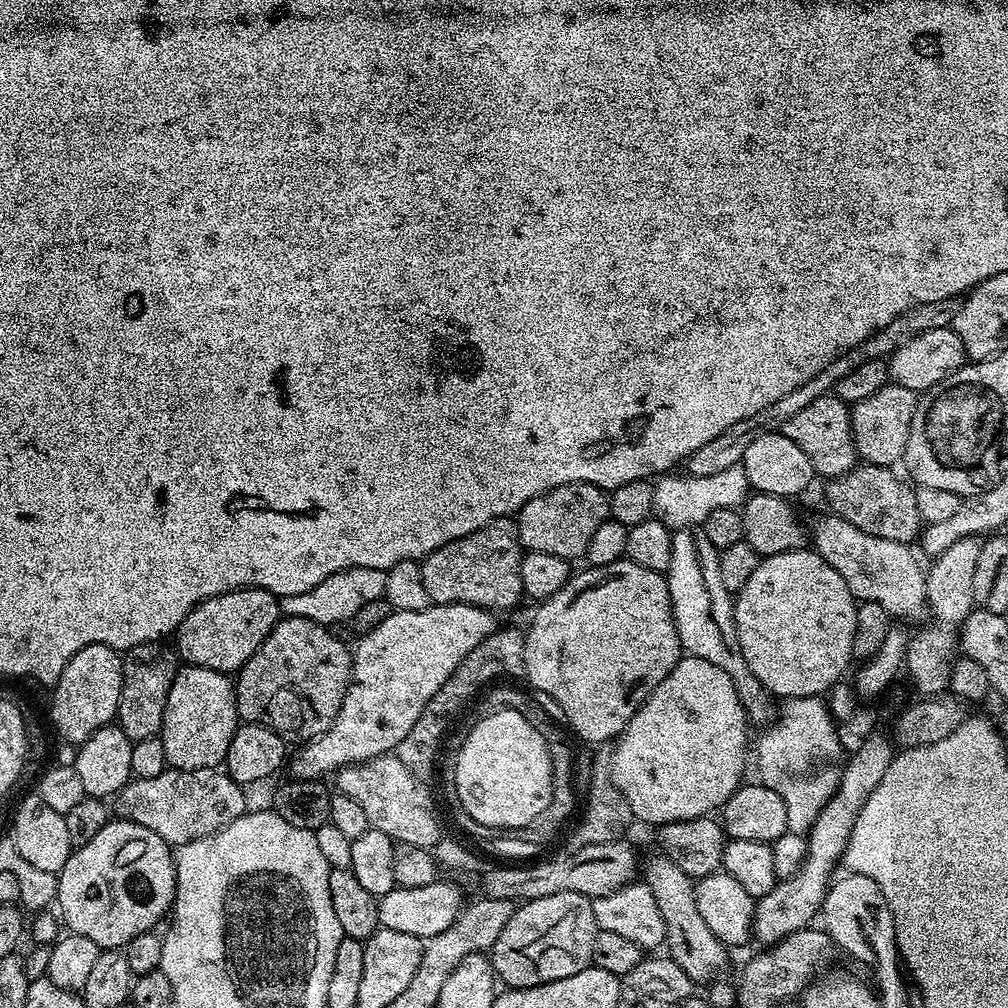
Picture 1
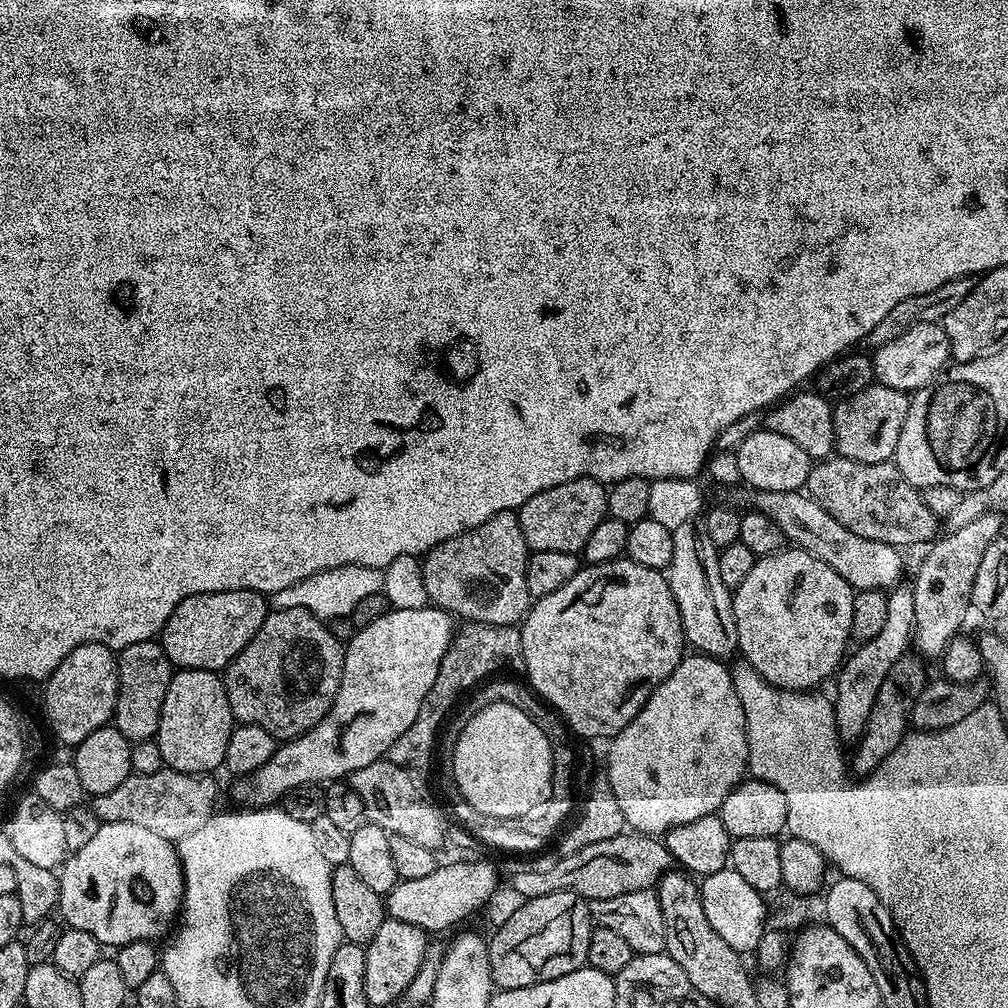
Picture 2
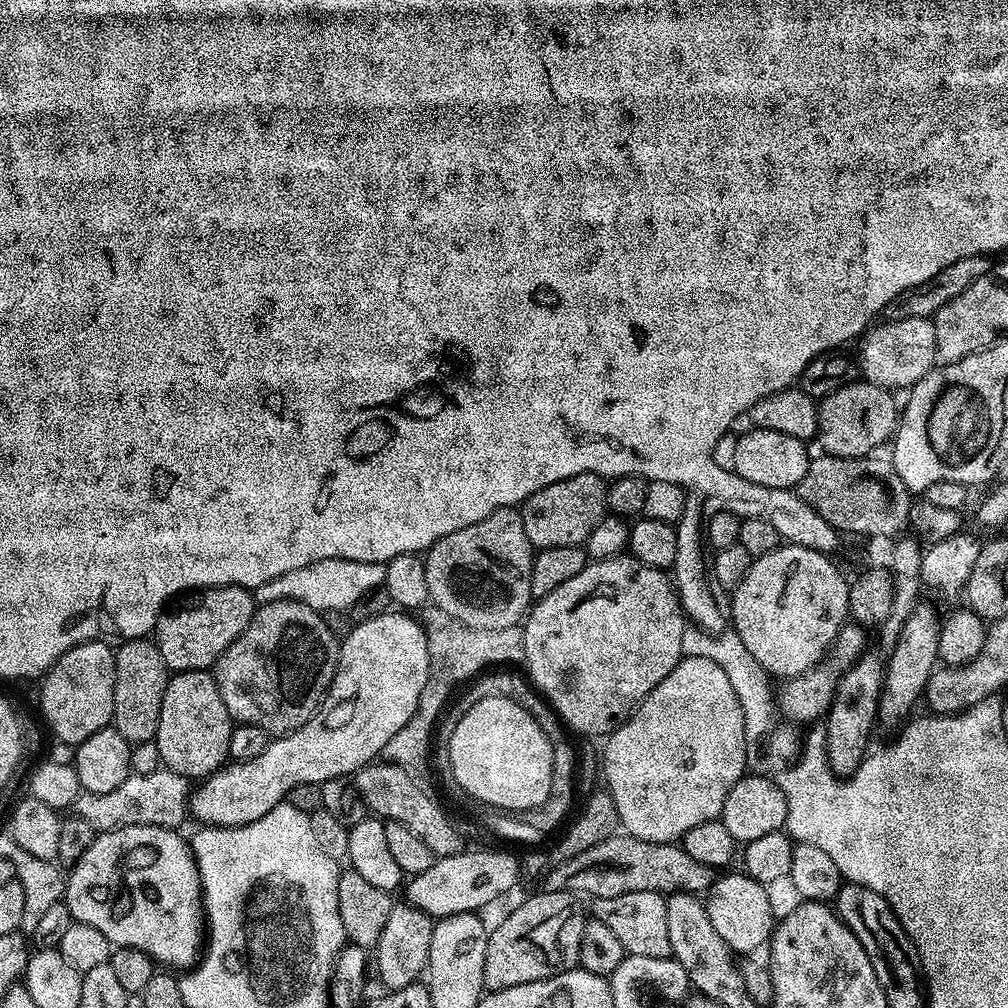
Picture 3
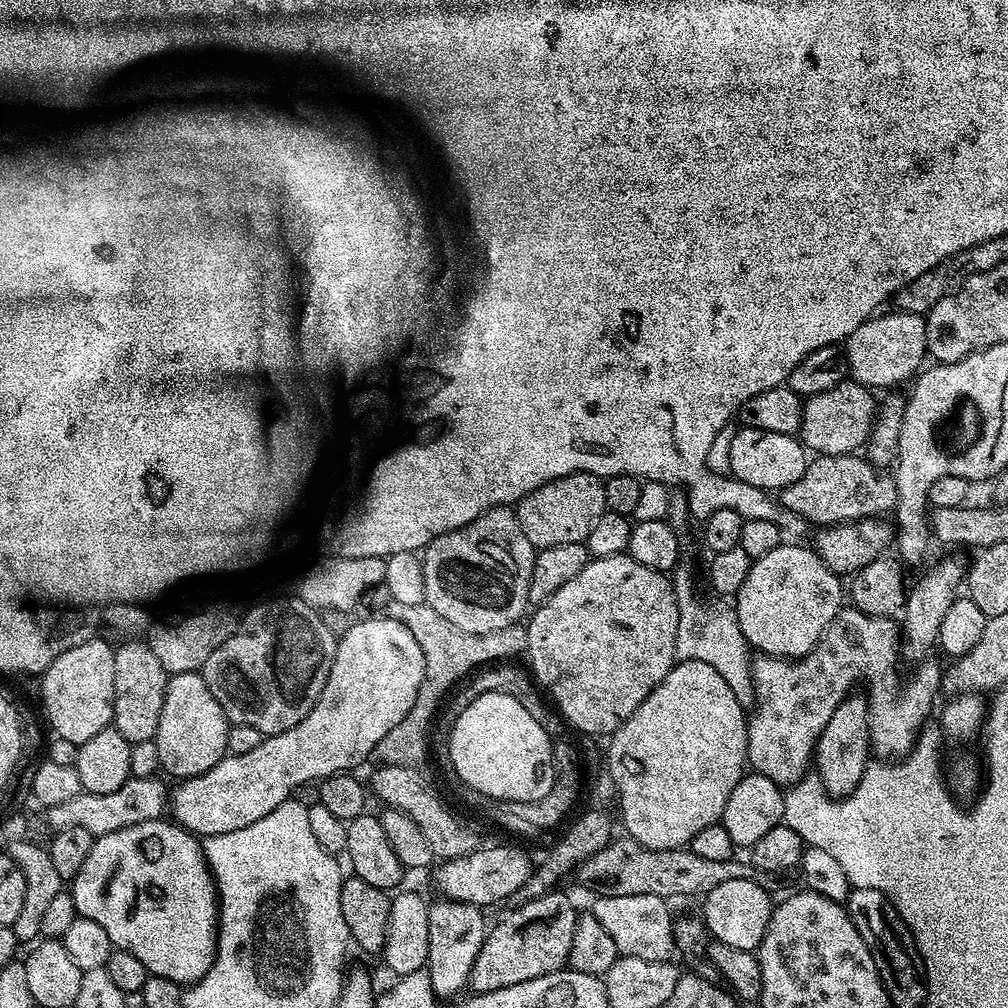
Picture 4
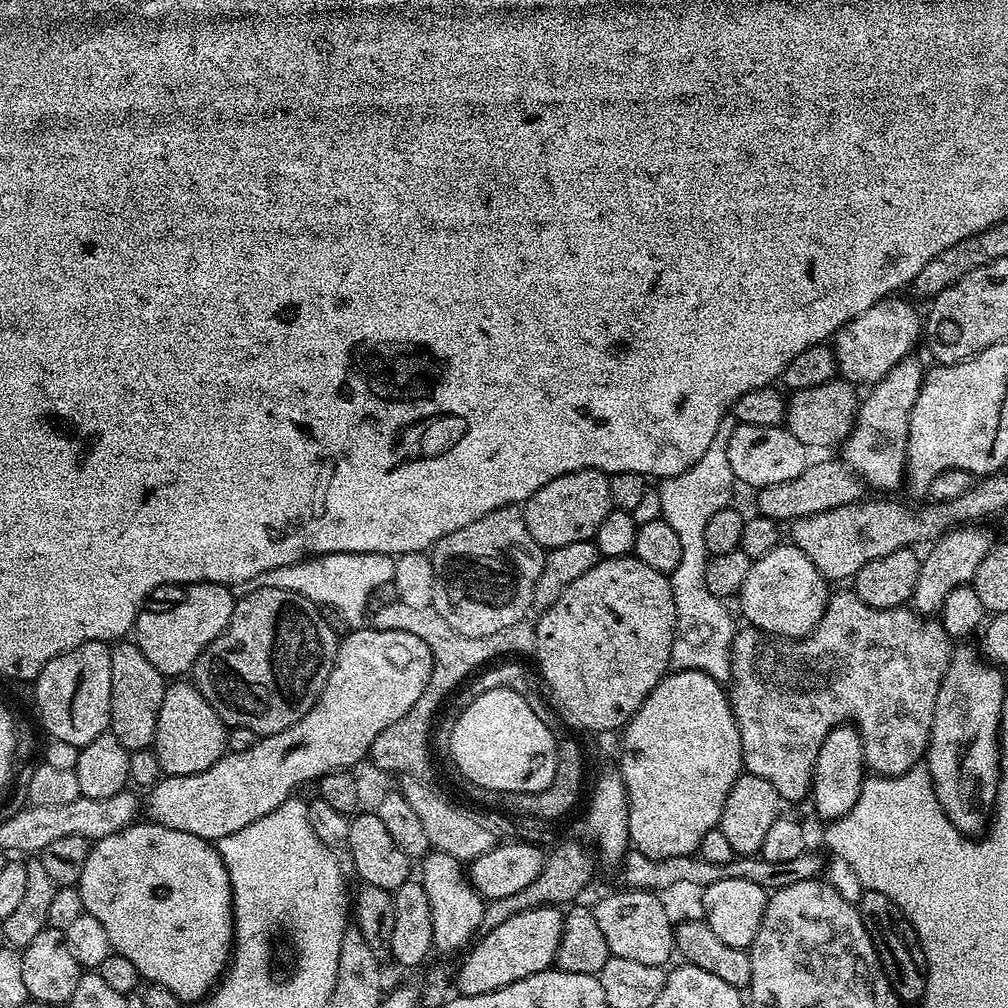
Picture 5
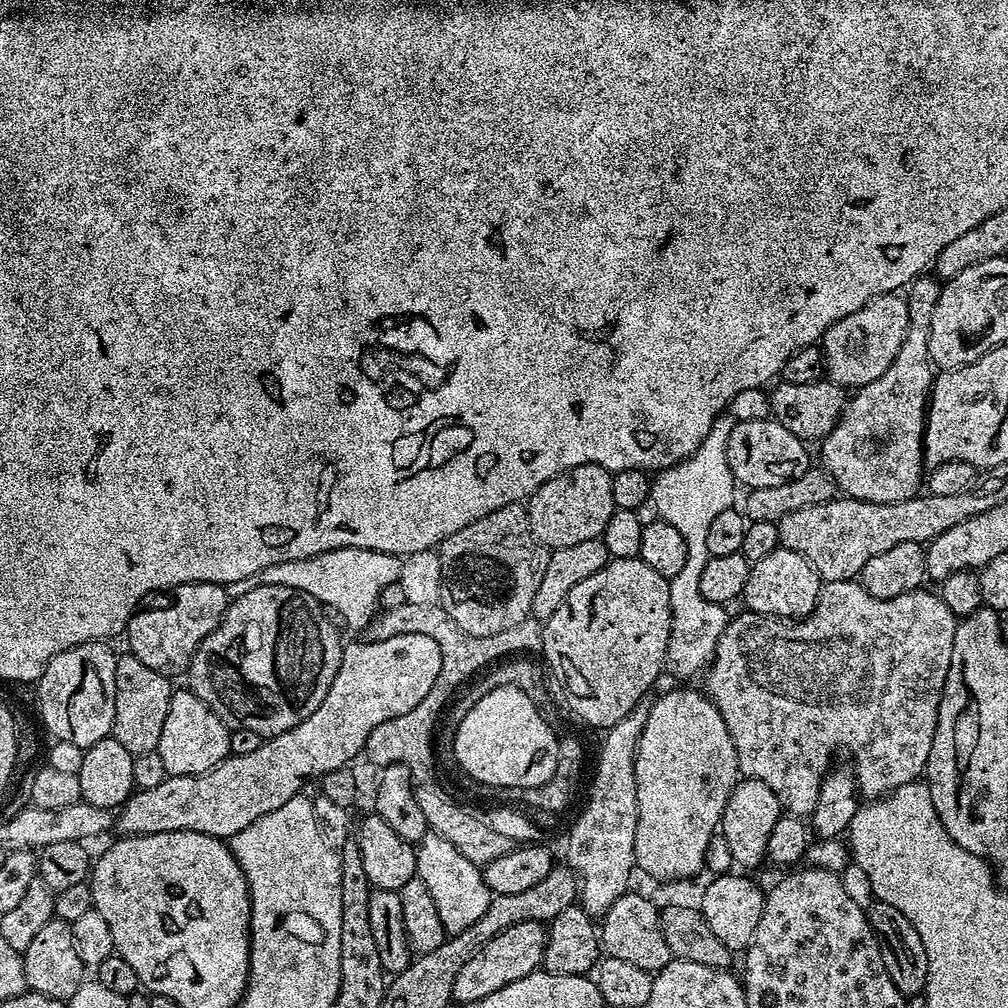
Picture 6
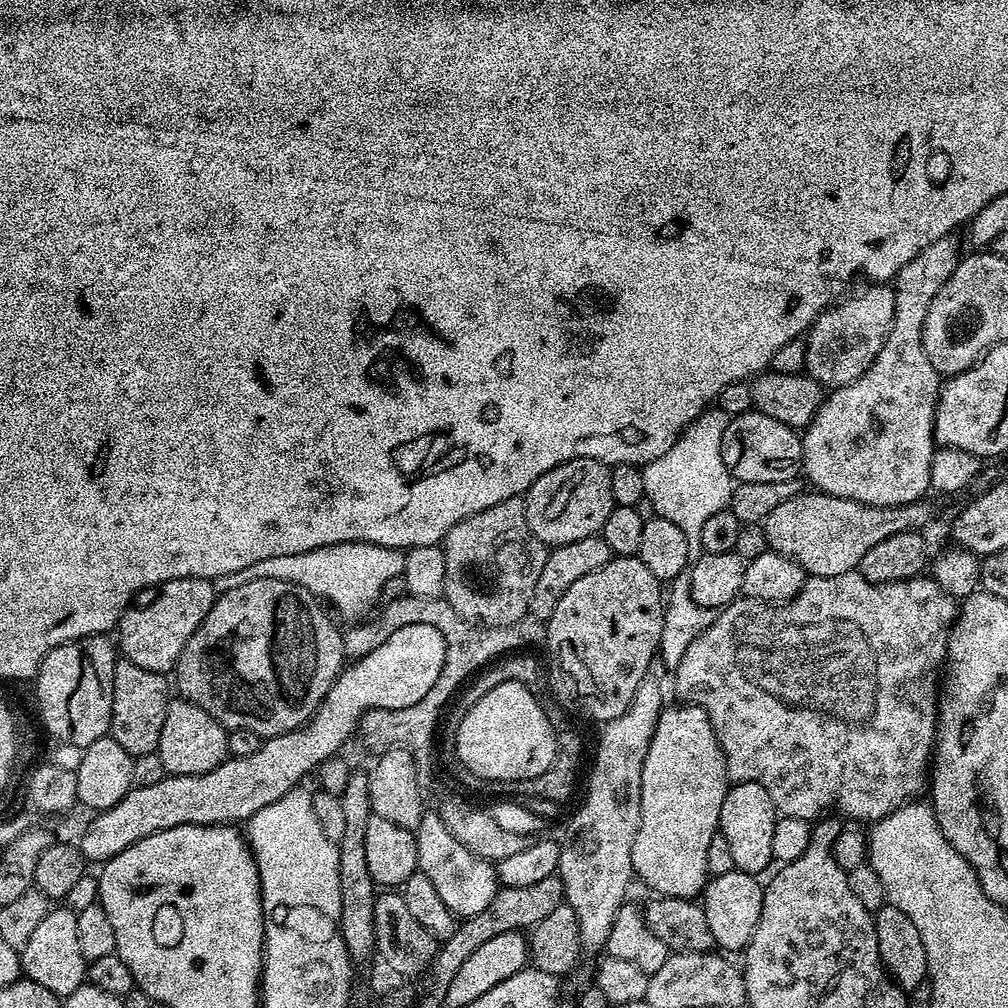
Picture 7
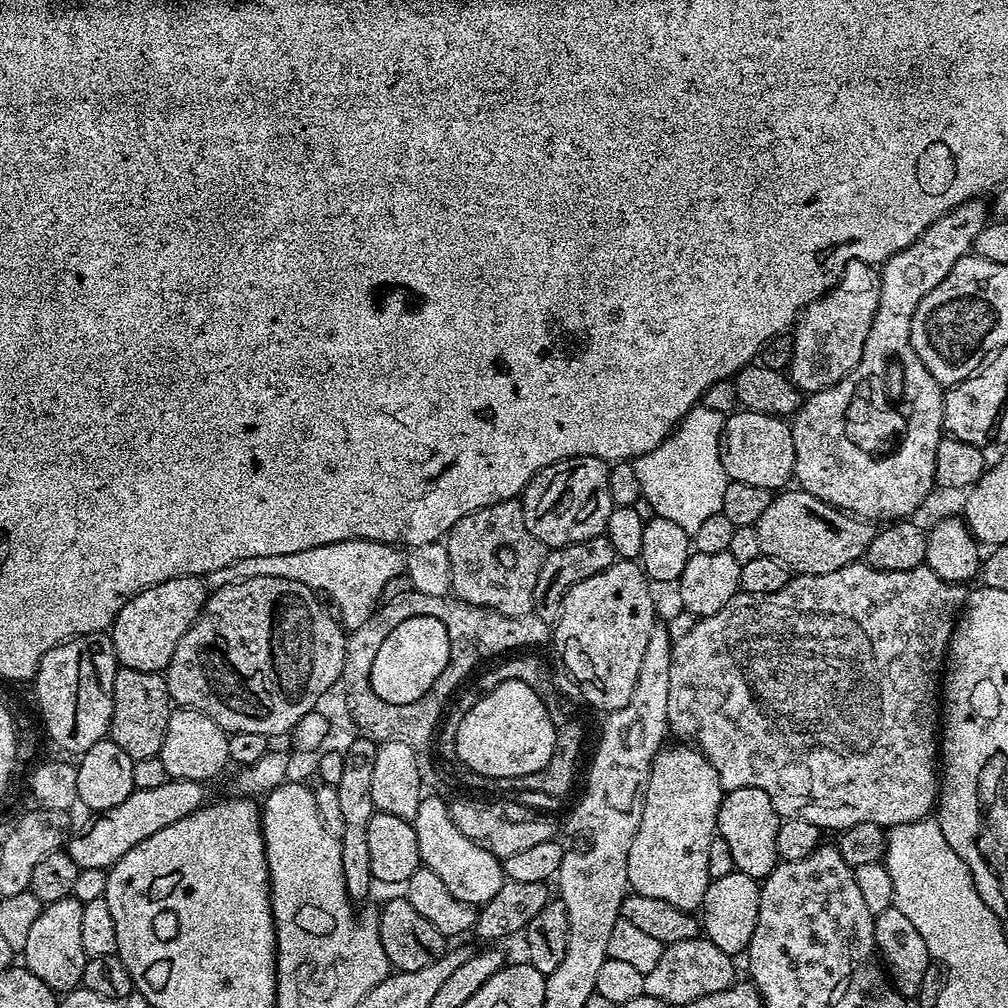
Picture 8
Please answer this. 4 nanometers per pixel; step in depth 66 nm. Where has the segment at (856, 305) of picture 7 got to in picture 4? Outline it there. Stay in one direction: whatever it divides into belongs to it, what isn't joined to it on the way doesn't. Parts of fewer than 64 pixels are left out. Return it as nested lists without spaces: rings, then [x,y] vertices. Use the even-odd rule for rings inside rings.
[[[891,311],[885,316],[873,315],[871,320],[862,322],[862,326],[858,326],[858,330],[854,330],[854,334],[850,334],[846,341],[851,379],[873,390],[892,388],[903,380],[911,381],[921,371],[925,363],[923,360],[926,360],[927,319],[918,312]]]

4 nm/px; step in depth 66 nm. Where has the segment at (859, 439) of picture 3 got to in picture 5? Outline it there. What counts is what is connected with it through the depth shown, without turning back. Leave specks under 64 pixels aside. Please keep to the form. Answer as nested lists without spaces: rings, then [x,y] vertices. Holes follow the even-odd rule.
[[[837,378],[826,382],[822,386],[810,386],[806,390],[792,392],[786,400],[786,427],[798,442],[802,442],[809,450],[816,448],[832,448],[843,445],[844,439],[852,432],[856,424],[856,412],[860,408],[861,397],[856,396],[858,392],[857,385],[852,384],[849,380]]]

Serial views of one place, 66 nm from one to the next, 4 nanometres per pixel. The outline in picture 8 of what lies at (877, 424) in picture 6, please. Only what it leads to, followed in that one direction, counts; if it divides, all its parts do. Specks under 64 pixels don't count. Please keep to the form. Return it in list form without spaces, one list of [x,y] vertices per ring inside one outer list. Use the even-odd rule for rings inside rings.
[[[980,198],[962,202],[957,208],[938,218],[938,222],[931,224],[913,244],[906,246],[906,250],[884,261],[879,269],[880,293],[884,296],[884,300],[892,300],[892,308],[876,312],[870,330],[872,344],[904,344],[904,340],[910,343],[910,322],[914,318],[914,310],[918,310],[918,302],[922,302],[922,298],[926,298],[926,294],[930,294],[930,290],[934,290],[934,286],[938,286],[938,282],[942,282],[942,278],[946,278],[946,274],[954,270],[954,266],[961,258],[973,251],[978,234],[982,234],[984,227],[990,223],[990,208],[987,203],[983,204],[984,202]],[[849,376],[842,378],[834,386],[830,386],[821,392],[813,392],[801,403],[798,411],[791,417],[792,437],[794,438],[794,480],[803,491],[814,494],[822,502],[826,502],[832,508],[840,508],[843,512],[851,512],[853,516],[869,522],[895,522],[911,517],[924,504],[924,499],[934,492],[936,479],[934,478],[934,458],[938,454],[938,442],[944,426],[944,393],[928,392],[928,396],[916,396],[914,401],[901,399],[901,404],[889,402],[886,405],[886,420],[884,426],[898,424],[894,440],[888,442],[888,446],[882,446],[884,452],[880,460],[872,460],[868,456],[852,456],[852,448],[846,440],[838,438],[842,436],[842,414],[846,408],[846,398],[850,396],[852,380]]]

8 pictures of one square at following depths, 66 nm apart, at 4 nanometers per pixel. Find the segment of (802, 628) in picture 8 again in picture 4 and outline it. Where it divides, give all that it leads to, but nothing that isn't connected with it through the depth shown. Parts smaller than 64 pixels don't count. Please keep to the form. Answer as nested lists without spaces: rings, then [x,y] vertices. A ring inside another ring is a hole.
[[[851,606],[841,607],[834,622],[825,630],[824,637],[798,660],[760,654],[752,662],[754,707],[748,721],[748,764],[781,786],[797,784],[809,771],[814,760],[816,743],[826,730],[826,722],[840,703],[853,691],[855,684],[864,683],[868,697],[868,714],[872,721],[871,747],[880,758],[906,756],[916,745],[920,729],[929,723],[932,703],[941,695],[942,668],[933,662],[924,662],[904,685],[900,685],[900,672],[896,663],[902,660],[902,632],[895,619],[887,616],[867,616]]]

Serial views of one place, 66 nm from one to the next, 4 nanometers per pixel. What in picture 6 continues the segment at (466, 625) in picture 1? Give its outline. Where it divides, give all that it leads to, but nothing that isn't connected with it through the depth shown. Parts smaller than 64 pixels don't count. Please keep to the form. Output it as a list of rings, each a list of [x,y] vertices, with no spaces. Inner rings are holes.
[[[403,632],[397,636],[386,636],[382,640],[365,639],[364,644],[348,644],[343,645],[340,653],[340,665],[334,674],[334,682],[330,682],[330,690],[326,690],[326,698],[322,698],[322,702],[318,702],[318,710],[314,710],[314,714],[310,714],[310,718],[306,718],[302,722],[298,722],[298,726],[294,726],[290,730],[286,730],[277,736],[269,736],[258,746],[258,750],[253,750],[250,754],[238,754],[237,756],[229,755],[218,766],[214,766],[206,774],[198,774],[197,776],[165,776],[162,782],[158,782],[158,786],[150,786],[149,788],[141,788],[133,791],[126,803],[119,809],[118,815],[114,820],[114,828],[120,836],[145,836],[146,834],[158,834],[159,832],[205,832],[211,836],[219,836],[221,838],[230,838],[234,834],[238,834],[238,830],[246,830],[246,826],[250,826],[250,822],[254,822],[258,818],[262,818],[262,814],[270,814],[270,810],[278,810],[278,806],[282,806],[282,802],[290,802],[290,798],[294,798],[301,791],[300,788],[308,779],[319,778],[322,773],[330,770],[338,770],[339,768],[351,765],[352,759],[356,755],[364,752],[364,743],[366,738],[370,738],[370,730],[374,730],[374,726],[378,726],[382,722],[386,722],[390,718],[398,718],[398,714],[406,714],[410,710],[414,710],[414,706],[418,706],[418,702],[422,702],[422,698],[426,698],[426,694],[430,694],[430,686],[434,686],[434,682],[438,678],[438,674],[444,668],[442,662],[442,654],[438,642],[434,638],[430,638],[426,634],[416,634],[414,632]]]

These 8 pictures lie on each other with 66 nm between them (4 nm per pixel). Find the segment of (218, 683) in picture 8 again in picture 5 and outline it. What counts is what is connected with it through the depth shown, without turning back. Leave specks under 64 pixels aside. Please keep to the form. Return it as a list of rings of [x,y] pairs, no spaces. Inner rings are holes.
[[[252,588],[249,593],[237,599],[224,631],[198,654],[192,663],[190,680],[228,728],[246,726],[246,730],[254,730],[257,737],[262,737],[294,726],[312,709],[336,661],[338,635],[324,621],[325,613],[314,602],[302,598],[302,594],[277,588]]]

